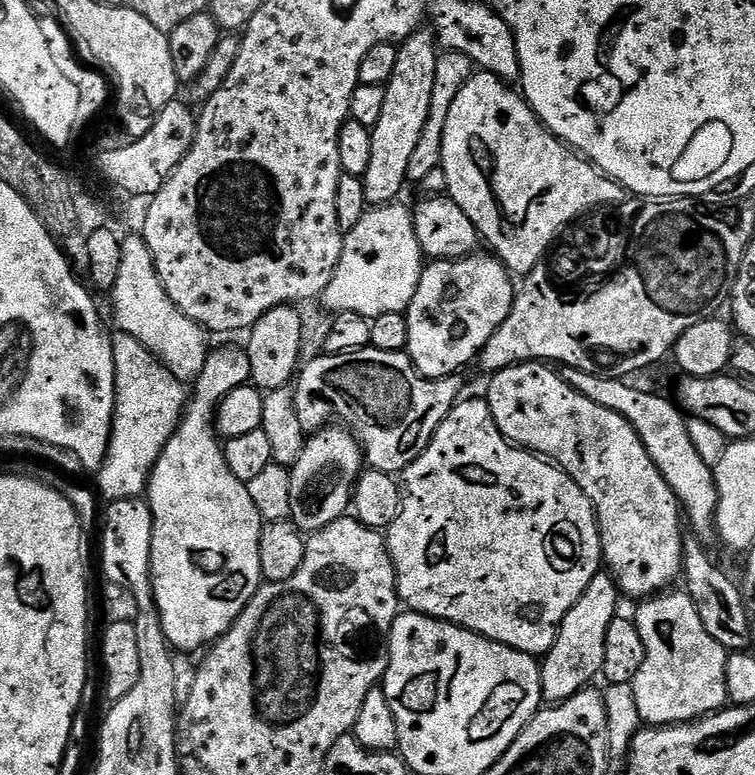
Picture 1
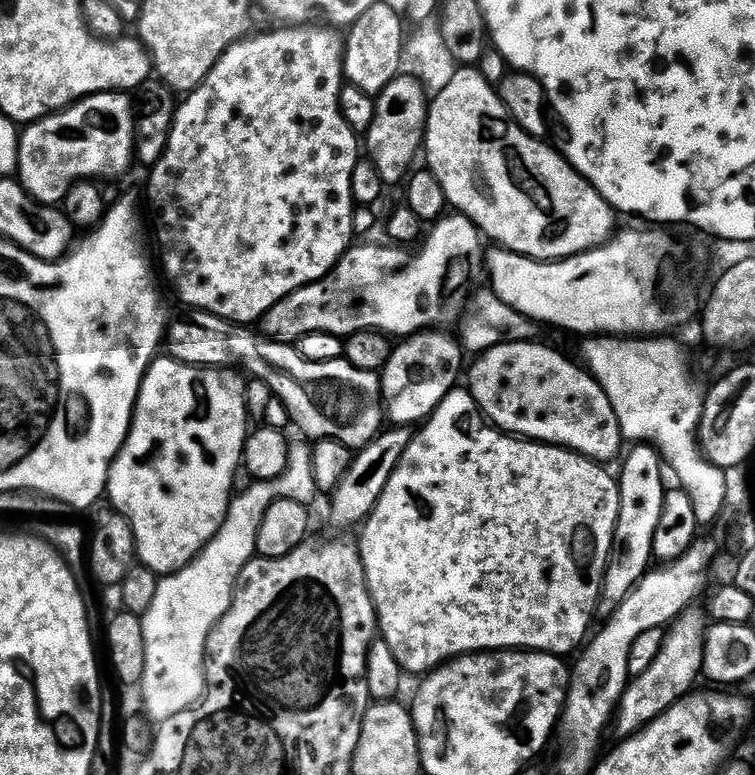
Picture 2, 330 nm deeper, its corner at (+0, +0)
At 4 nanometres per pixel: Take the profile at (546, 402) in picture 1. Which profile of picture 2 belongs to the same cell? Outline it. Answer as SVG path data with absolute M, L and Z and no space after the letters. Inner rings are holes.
M536 343L494 346L477 359L480 361L473 366L472 373L471 368L467 373L467 383L480 411L495 427L517 438L555 444L557 448L568 448L579 456L587 456L589 460L597 462L609 462L608 460L614 459L616 455L619 457L626 441L620 433L620 423L604 387L595 380L587 367L580 365L579 368L562 353Z

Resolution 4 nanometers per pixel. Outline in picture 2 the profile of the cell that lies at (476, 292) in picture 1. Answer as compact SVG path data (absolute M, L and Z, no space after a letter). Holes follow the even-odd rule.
M425 330L418 332L414 336L401 339L392 349L390 362L384 367L382 373L382 395L386 405L386 416L393 425L396 426L416 426L427 421L428 417L436 411L446 394L457 387L456 380L465 371L464 359L466 353L455 335L447 336L440 330Z

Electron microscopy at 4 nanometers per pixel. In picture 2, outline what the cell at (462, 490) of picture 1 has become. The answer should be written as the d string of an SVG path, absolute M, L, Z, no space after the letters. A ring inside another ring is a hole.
M457 386L448 392L444 401L436 407L436 411L419 429L421 432L417 431L413 435L410 446L402 454L390 482L386 482L386 490L378 498L374 510L359 529L361 530L358 537L360 557L366 574L368 592L372 595L376 607L378 632L390 646L394 658L405 673L427 674L439 668L441 664L455 660L457 656L493 650L551 652L552 655L561 658L567 657L567 652L575 653L589 635L588 627L592 624L592 615L597 615L600 591L604 588L604 575L608 569L608 558L612 555L612 540L616 537L616 523L620 513L620 485L617 477L611 476L604 469L607 467L603 463L589 460L587 456L579 456L568 448L557 448L555 444L542 444L535 440L517 438L493 426L476 405L471 391L463 387ZM542 496L564 496L562 504L564 502L568 504L564 504L562 508L574 508L574 512L564 516L564 510L560 510L558 506L558 518L552 520L552 504L550 504L548 506L550 516L546 516L546 524L542 526ZM580 510L584 510L582 516L586 518L586 528L566 528L568 522L572 526L570 520L572 516L574 524L576 518L580 524Z

